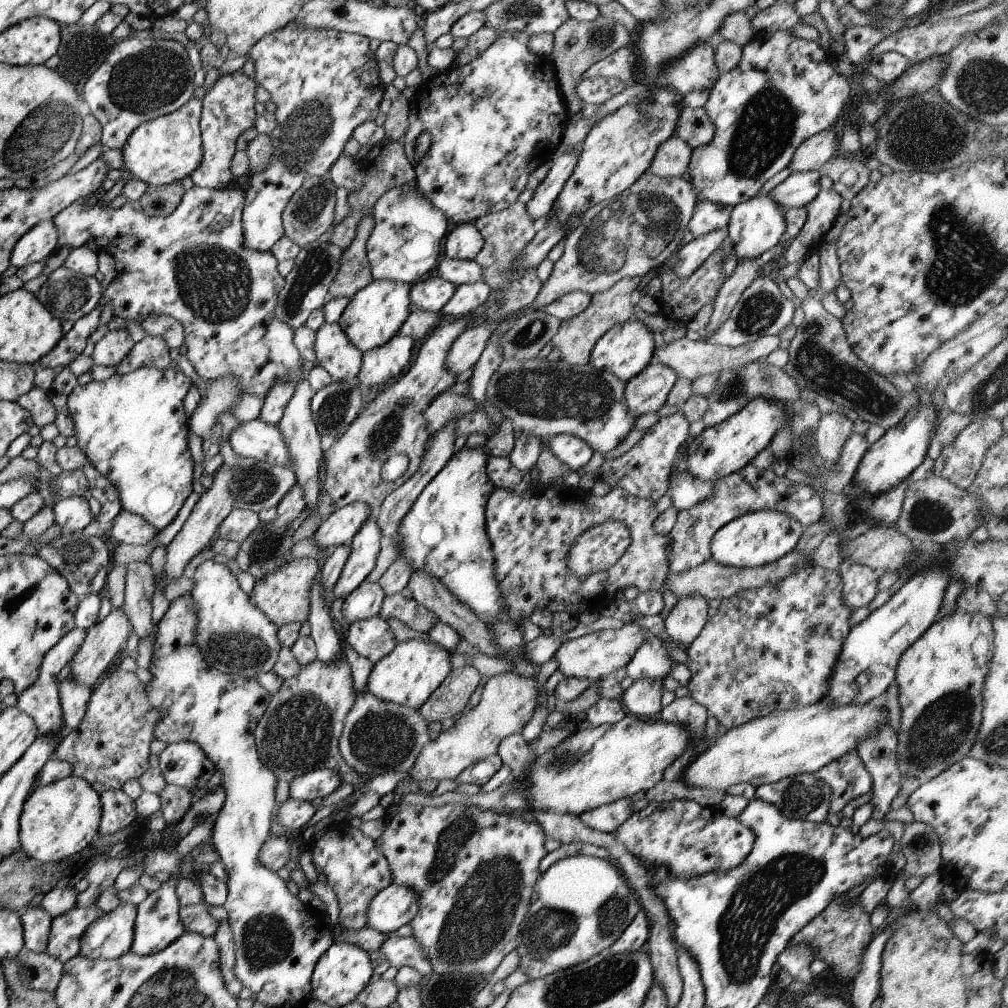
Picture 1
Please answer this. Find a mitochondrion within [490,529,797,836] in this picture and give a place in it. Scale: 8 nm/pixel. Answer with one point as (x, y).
(566, 756)

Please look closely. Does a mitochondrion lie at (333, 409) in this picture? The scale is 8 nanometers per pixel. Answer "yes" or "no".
yes

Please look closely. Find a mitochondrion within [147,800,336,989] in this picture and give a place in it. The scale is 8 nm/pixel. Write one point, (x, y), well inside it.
(267, 939)

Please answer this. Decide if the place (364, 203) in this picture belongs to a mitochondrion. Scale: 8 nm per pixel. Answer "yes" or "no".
no

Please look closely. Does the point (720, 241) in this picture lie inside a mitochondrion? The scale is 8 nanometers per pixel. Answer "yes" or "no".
no

